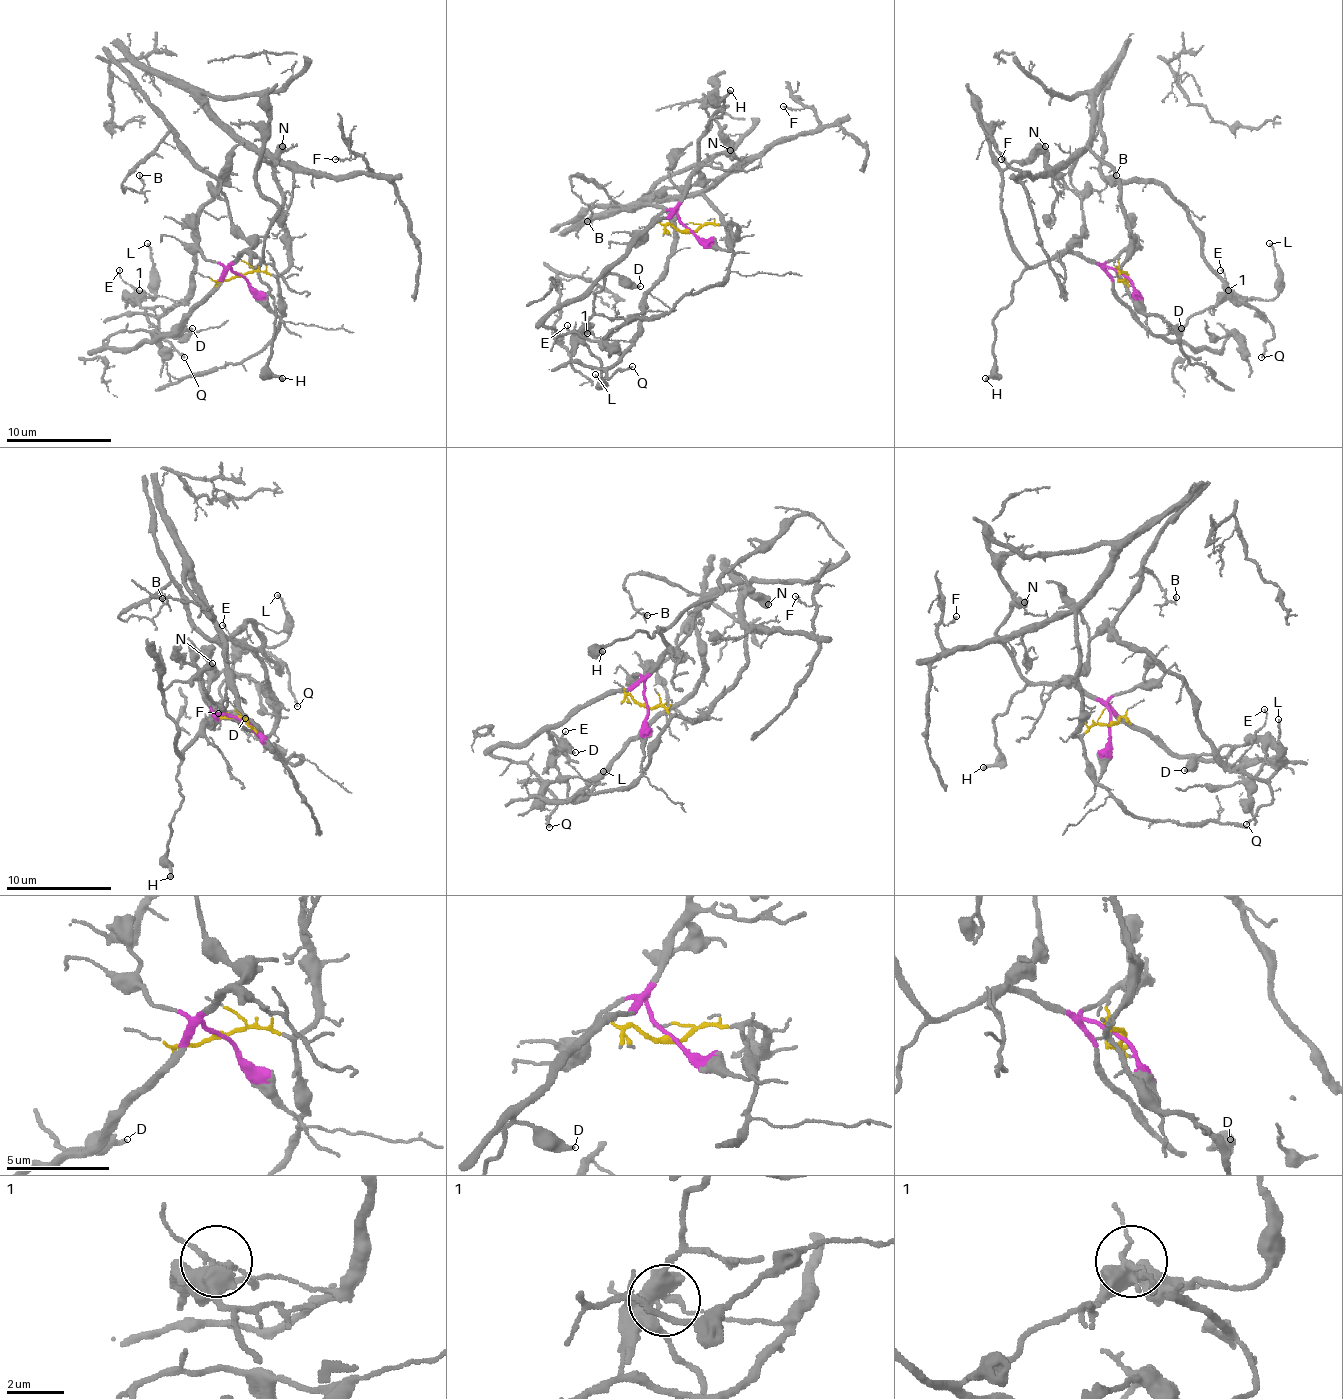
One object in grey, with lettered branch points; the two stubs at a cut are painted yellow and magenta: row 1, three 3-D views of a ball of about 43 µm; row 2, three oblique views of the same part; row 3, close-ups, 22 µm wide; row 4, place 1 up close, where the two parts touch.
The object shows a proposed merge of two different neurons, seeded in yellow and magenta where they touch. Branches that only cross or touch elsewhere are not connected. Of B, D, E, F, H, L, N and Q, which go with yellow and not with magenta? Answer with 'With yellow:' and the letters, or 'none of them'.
With yellow: B, E, F, Q

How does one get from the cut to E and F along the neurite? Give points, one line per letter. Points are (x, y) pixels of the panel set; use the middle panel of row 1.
E: (688, 230), (736, 227), (702, 195), (572, 222), (651, 206), (672, 230), (630, 338), (567, 325)
F: (688, 230), (728, 224), (733, 235), (707, 193), (813, 129), (810, 108), (783, 105)

